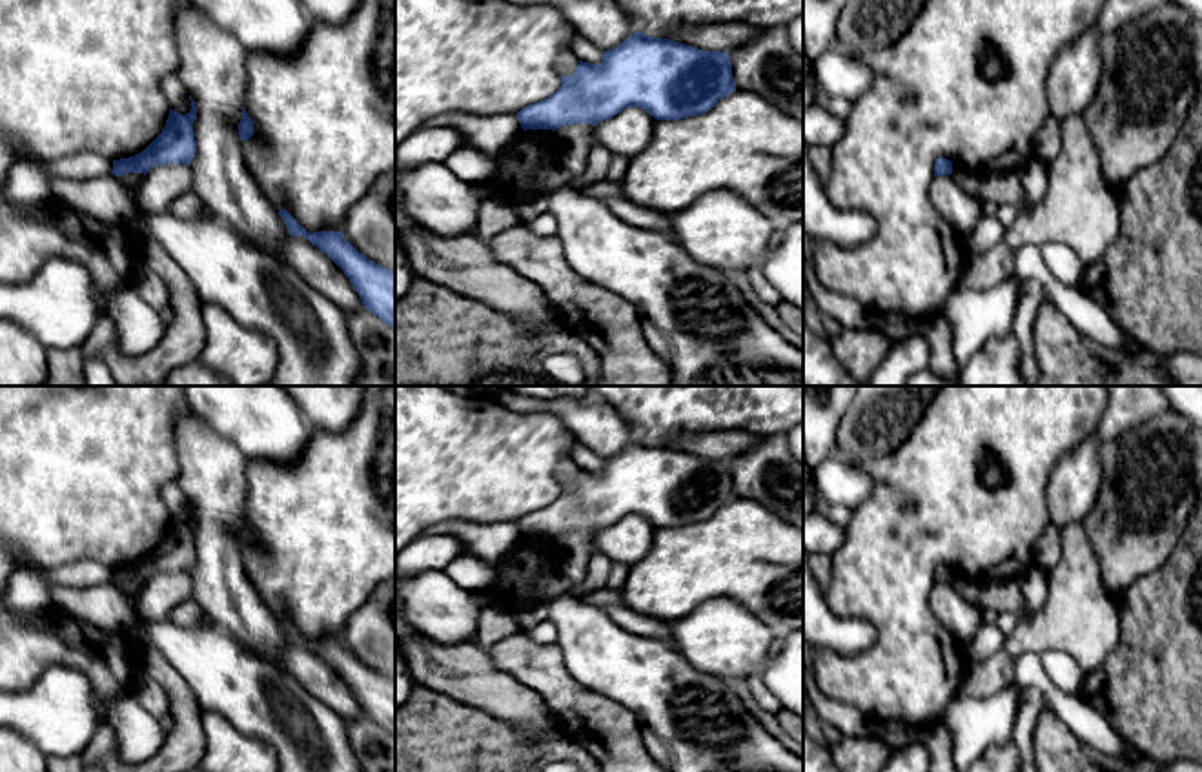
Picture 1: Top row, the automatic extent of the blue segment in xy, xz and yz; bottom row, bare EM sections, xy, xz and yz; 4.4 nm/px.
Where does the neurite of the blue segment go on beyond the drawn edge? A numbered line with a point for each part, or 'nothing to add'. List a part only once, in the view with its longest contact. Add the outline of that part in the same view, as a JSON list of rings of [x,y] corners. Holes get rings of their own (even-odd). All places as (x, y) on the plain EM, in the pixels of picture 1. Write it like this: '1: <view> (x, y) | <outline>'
nothing to add

